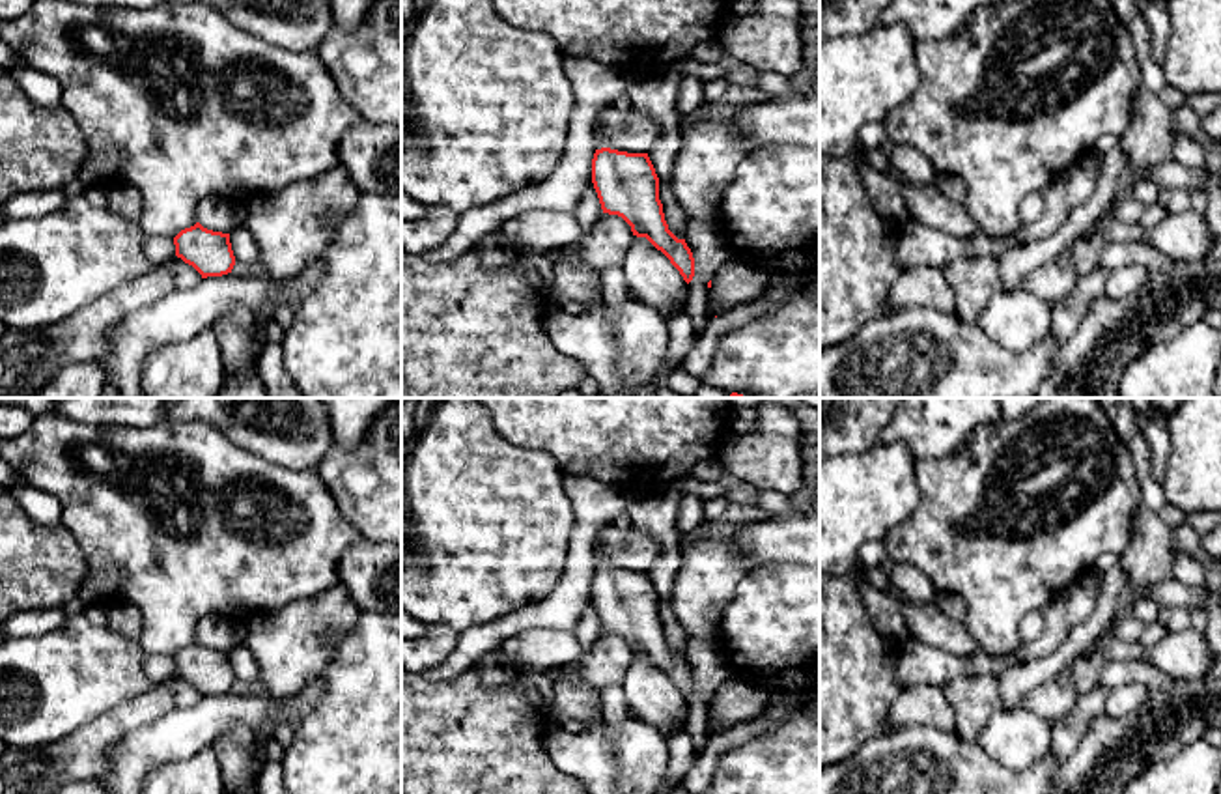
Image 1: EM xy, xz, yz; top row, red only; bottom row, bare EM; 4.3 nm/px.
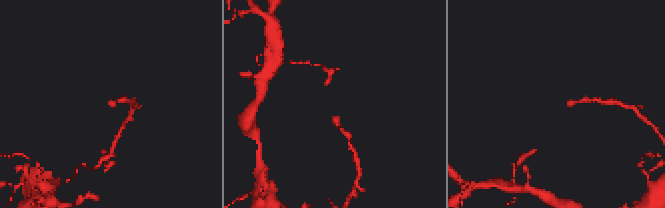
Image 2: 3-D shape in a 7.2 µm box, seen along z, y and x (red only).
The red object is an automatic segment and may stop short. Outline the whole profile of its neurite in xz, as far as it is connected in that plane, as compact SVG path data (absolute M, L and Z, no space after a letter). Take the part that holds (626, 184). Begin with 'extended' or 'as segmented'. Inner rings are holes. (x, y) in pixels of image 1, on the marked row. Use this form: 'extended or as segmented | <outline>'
extended | M597 129L594 142L592 183L603 213L622 217L633 235L646 237L689 284L695 276L695 258L685 239L668 230L659 200L659 177L648 153L610 149Z

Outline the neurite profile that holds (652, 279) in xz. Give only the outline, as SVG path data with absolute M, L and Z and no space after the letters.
M635 235L622 269L627 288L637 301L672 318L685 310L689 297L687 282L670 260L646 237Z

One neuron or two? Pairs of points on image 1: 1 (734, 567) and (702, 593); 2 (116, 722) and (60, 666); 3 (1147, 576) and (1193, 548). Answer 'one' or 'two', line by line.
1: one
2: two
3: two

